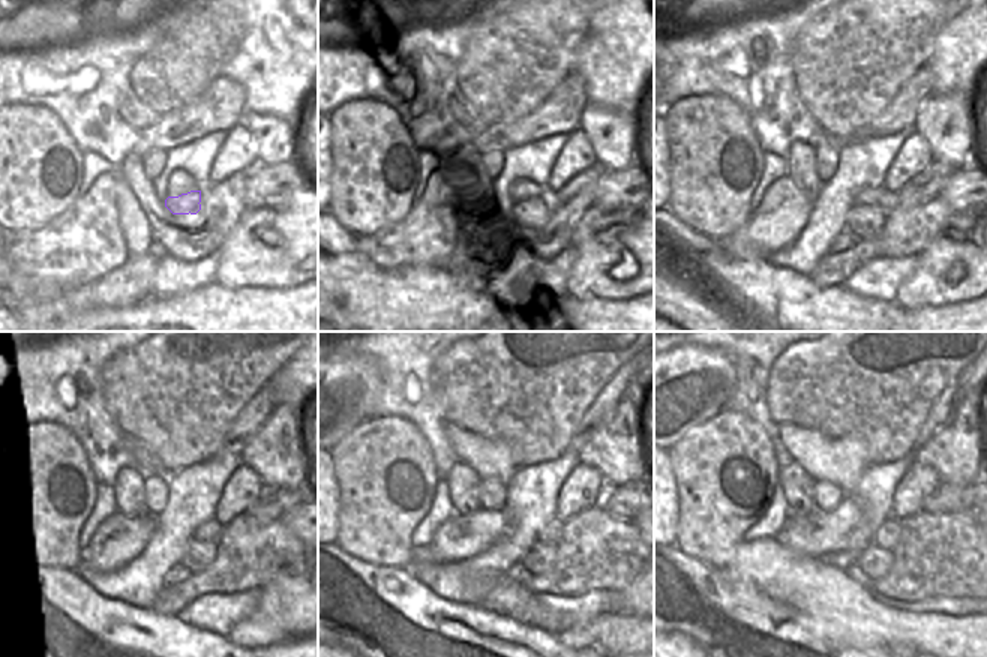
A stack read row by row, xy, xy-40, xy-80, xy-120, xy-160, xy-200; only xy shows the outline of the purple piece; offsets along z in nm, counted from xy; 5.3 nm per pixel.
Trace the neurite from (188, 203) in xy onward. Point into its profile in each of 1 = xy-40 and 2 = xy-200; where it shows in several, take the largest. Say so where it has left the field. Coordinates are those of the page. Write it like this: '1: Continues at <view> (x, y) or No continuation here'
1: Continues at xy-40 (528, 218)
2: Continues at xy-200 (875, 561)

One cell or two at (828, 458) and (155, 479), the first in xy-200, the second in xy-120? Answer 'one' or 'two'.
two

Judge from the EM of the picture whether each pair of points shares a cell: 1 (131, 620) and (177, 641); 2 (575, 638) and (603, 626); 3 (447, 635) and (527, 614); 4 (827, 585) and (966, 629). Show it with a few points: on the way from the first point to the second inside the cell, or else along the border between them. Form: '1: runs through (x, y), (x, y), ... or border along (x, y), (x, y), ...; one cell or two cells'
1: runs through (143, 626), (165, 641); one cell
2: border along (588, 620), (596, 630), (597, 641); two cells
3: border along (479, 606), (539, 627); two cells
4: runs through (861, 615), (870, 623), (884, 627), (932, 629); one cell

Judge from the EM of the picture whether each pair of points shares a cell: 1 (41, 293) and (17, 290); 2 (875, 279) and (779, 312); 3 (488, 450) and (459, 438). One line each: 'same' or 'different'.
1: same
2: different
3: same

